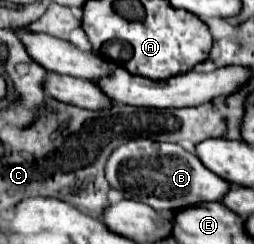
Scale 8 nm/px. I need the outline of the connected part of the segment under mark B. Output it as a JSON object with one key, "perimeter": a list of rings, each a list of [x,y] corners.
{"perimeter":[[[148,138],[128,140],[118,146],[106,162],[106,180],[110,188],[122,192],[124,198],[148,204],[158,212],[176,212],[202,202],[218,202],[222,194],[226,194],[226,186],[230,186],[226,180],[206,170],[206,166],[182,146],[152,142]]]}

